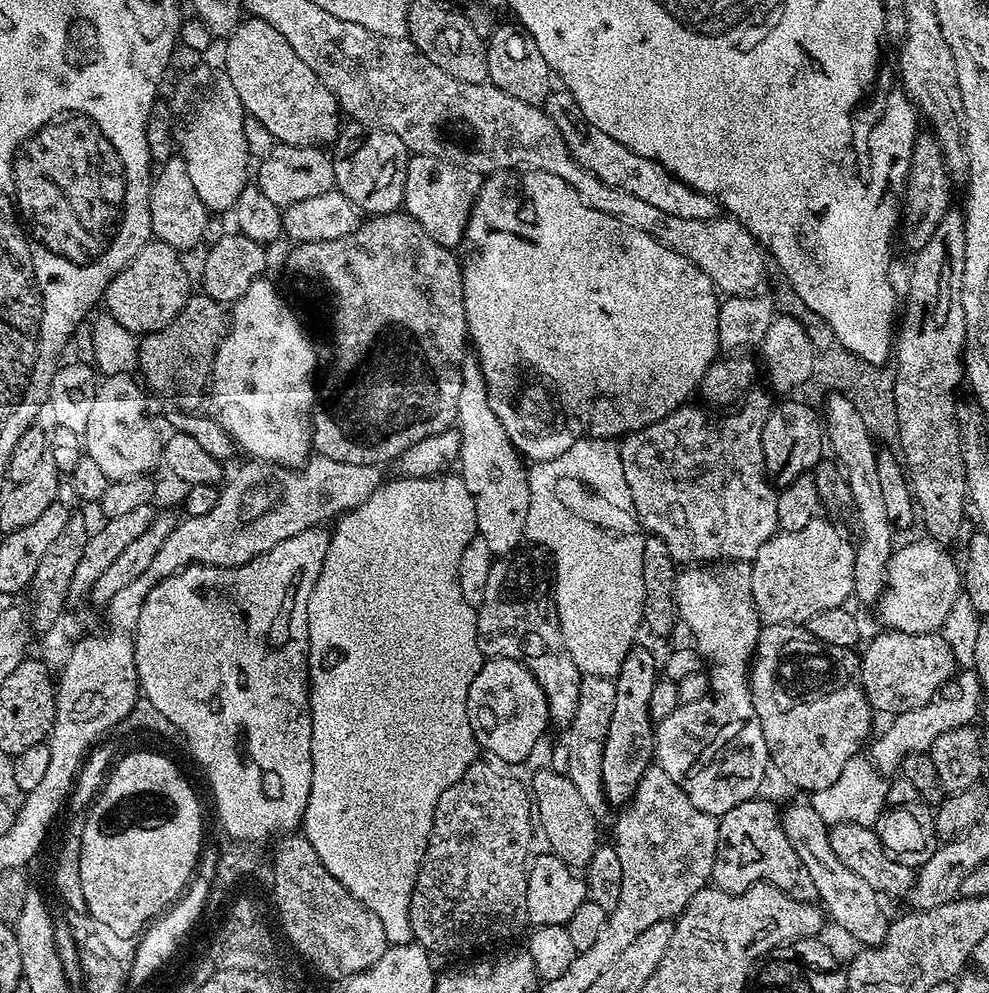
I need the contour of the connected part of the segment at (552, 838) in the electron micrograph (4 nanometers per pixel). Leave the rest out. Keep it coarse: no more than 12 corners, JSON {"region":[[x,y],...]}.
{"region":[[567,773],[534,776],[544,840],[571,869],[598,847],[597,817]]}

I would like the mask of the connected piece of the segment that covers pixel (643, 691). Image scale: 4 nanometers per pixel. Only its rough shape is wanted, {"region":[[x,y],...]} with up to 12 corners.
{"region":[[637,642],[614,678],[602,784],[616,810],[654,760],[658,656]]}

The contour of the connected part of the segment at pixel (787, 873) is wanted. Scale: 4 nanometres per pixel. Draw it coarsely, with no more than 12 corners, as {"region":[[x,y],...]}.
{"region":[[761,798],[719,817],[711,883],[811,893],[778,810]]}

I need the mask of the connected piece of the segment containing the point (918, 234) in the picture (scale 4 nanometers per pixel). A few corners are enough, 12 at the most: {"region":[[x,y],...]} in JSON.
{"region":[[917,133],[902,184],[898,240],[915,252],[949,208],[935,137]]}

